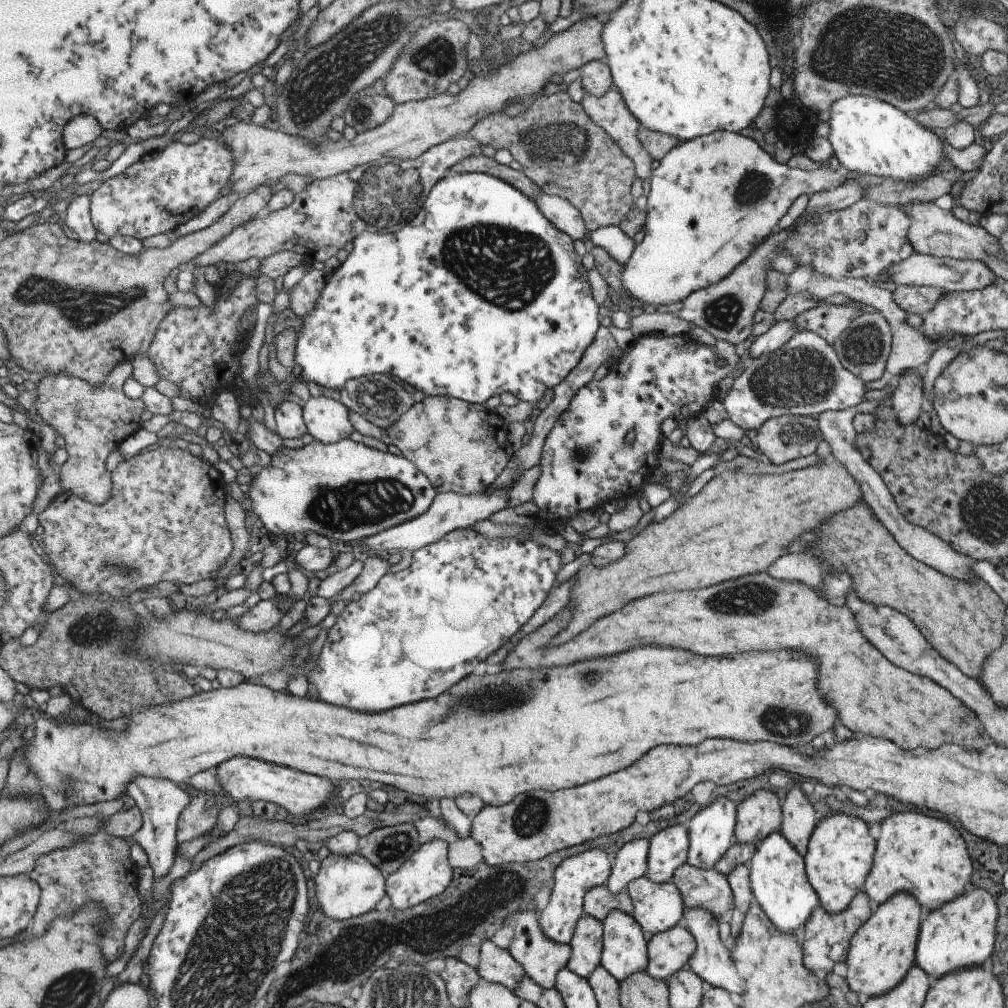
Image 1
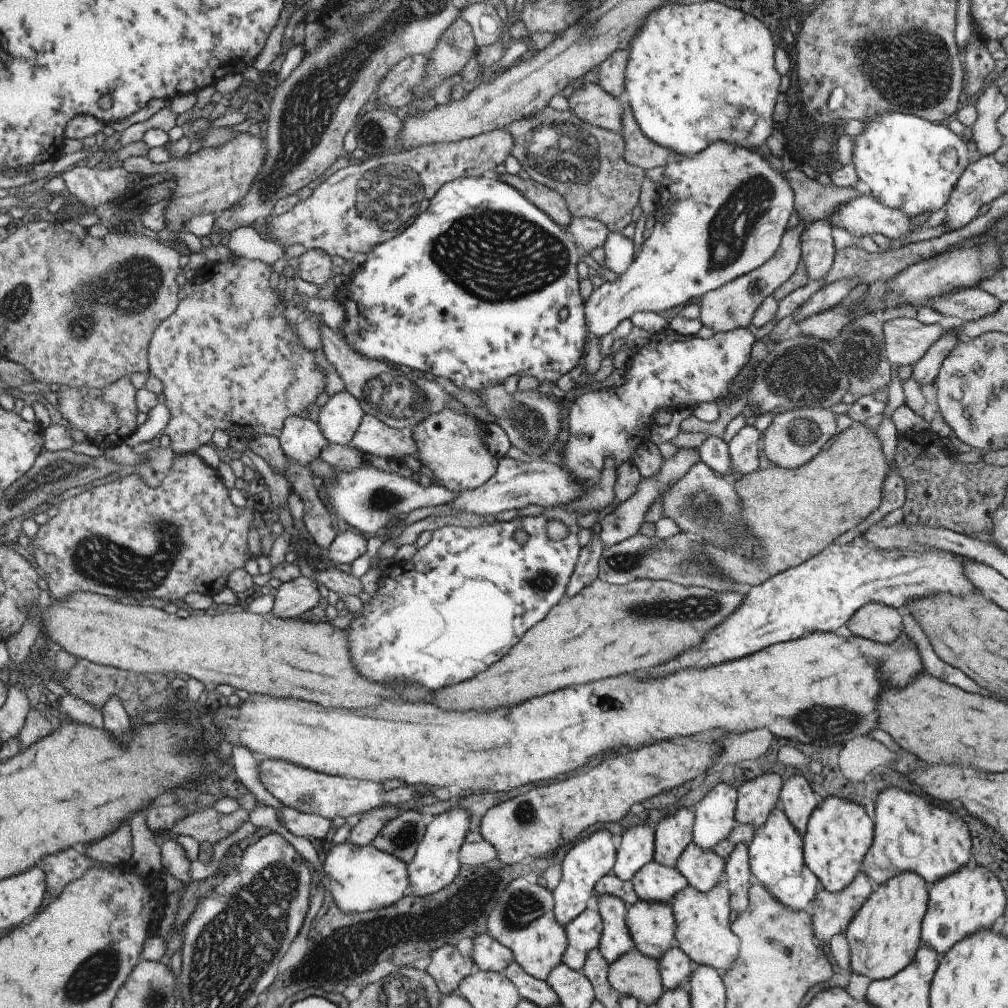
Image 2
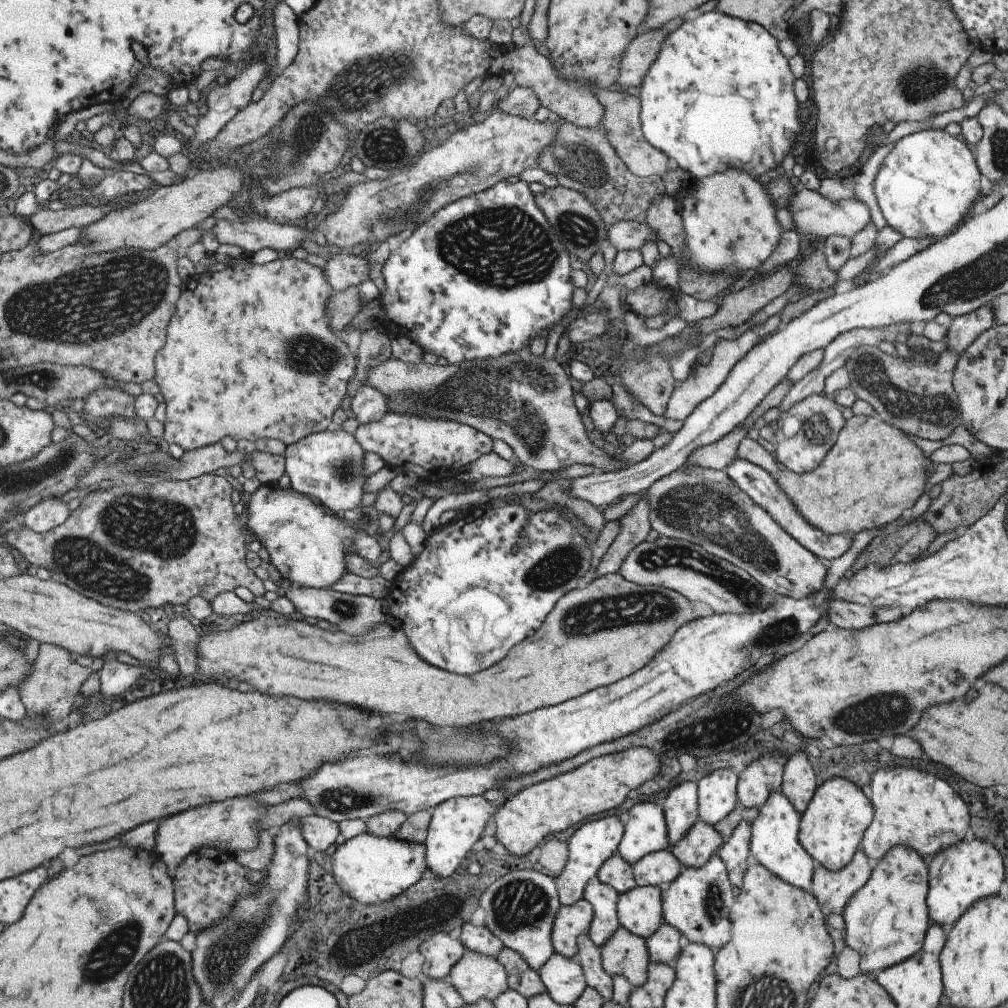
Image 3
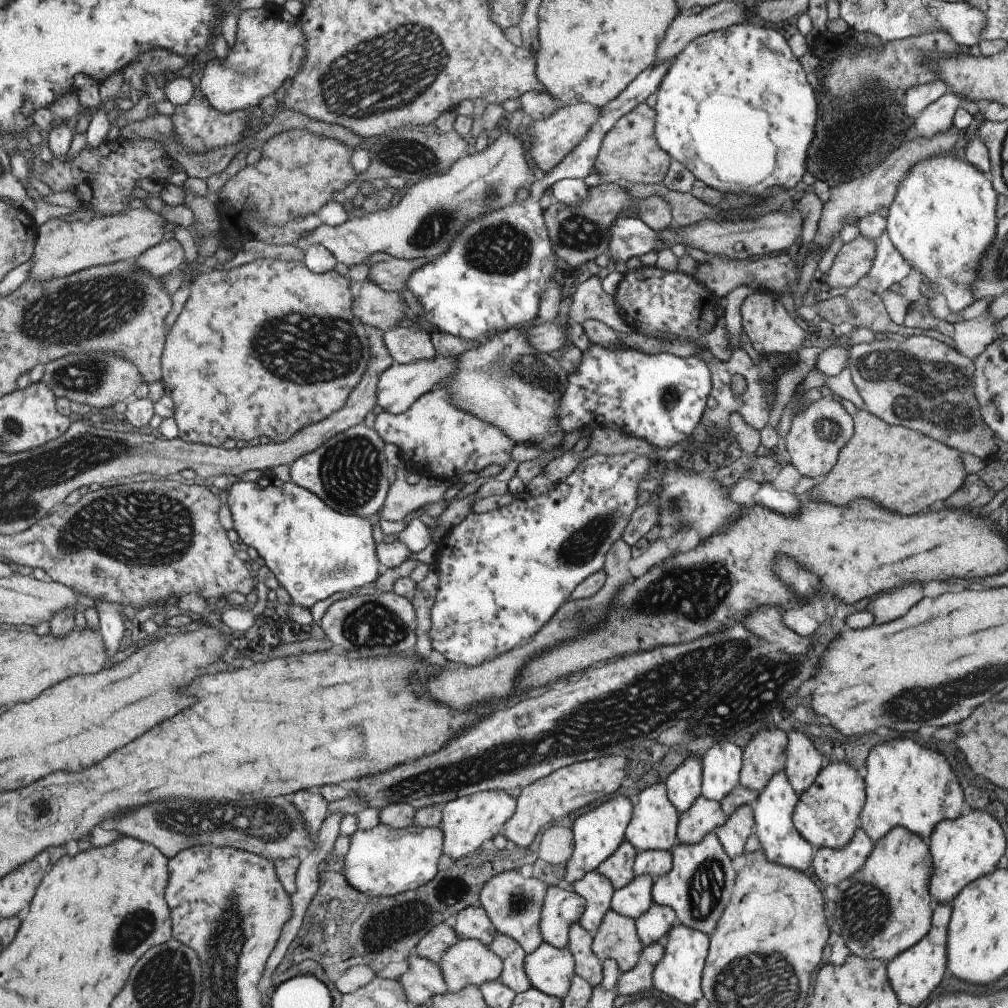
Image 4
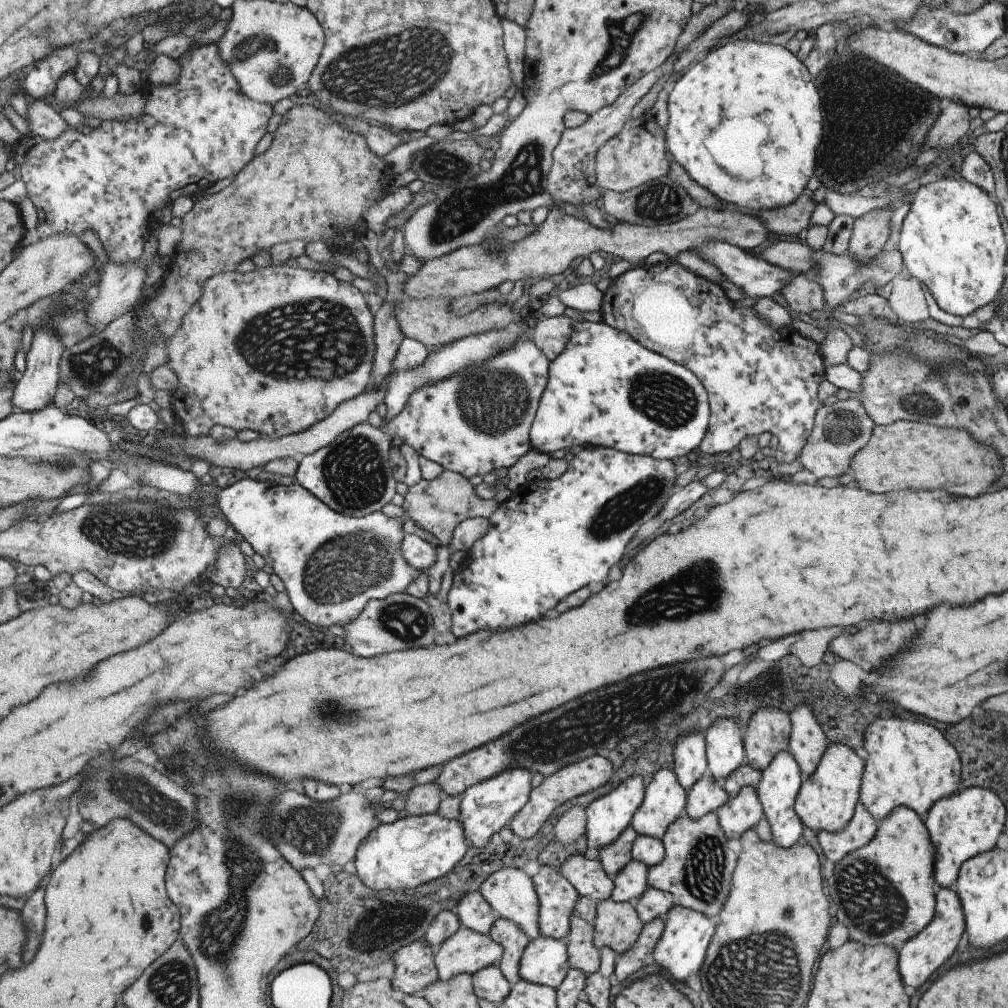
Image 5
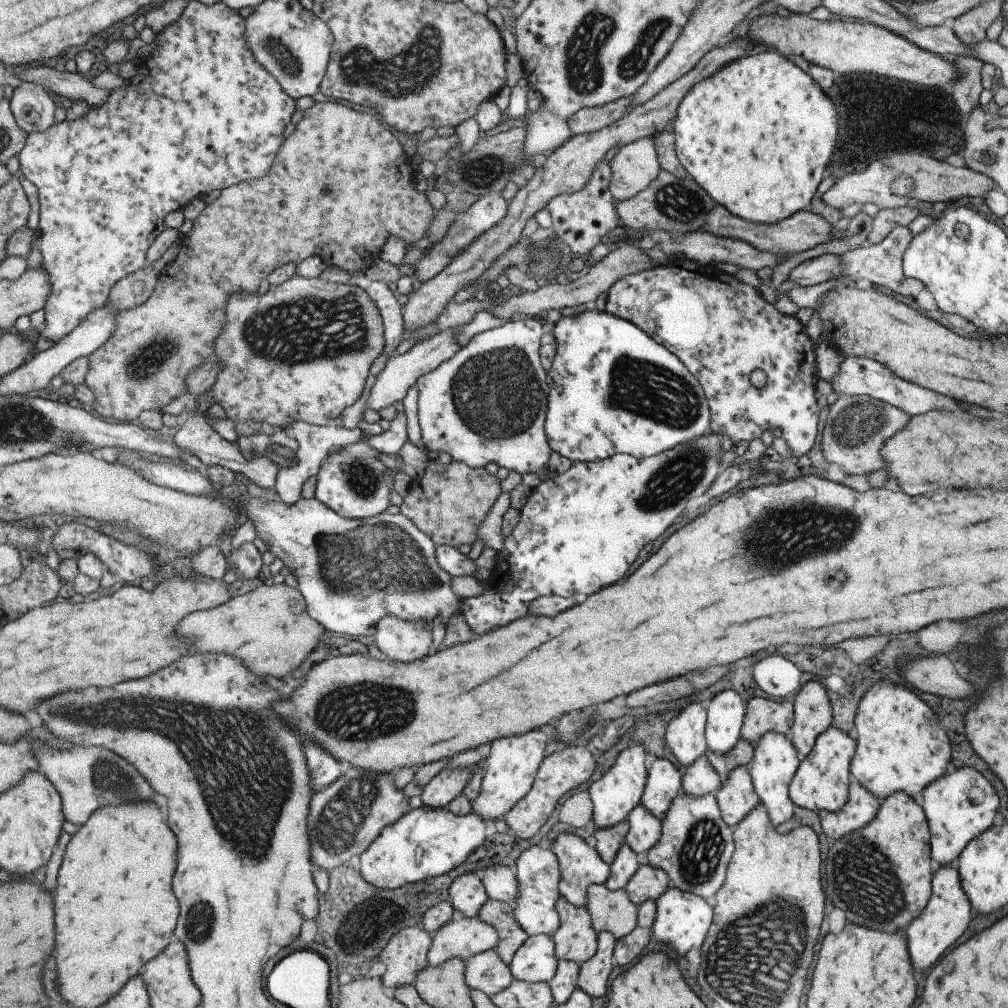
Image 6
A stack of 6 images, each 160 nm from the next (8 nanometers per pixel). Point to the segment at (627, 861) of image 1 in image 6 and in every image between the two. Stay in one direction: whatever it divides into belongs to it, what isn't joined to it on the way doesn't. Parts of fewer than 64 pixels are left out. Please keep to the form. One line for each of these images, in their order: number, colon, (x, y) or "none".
2: (636, 848)
3: (645, 830)
4: (654, 819)
5: (664, 799)
6: (663, 781)

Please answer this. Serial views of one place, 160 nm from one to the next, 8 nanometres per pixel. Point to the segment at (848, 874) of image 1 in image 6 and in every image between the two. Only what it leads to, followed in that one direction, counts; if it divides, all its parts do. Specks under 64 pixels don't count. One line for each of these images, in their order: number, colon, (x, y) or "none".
2: (838, 831)
3: (830, 829)
4: (826, 814)
5: (825, 800)
6: (820, 783)

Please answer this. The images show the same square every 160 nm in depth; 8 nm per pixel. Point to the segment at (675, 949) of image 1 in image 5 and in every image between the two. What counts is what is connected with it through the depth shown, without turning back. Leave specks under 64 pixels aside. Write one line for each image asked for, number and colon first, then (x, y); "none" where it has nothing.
2: (651, 924)
3: (638, 910)
4: (632, 899)
5: (630, 881)

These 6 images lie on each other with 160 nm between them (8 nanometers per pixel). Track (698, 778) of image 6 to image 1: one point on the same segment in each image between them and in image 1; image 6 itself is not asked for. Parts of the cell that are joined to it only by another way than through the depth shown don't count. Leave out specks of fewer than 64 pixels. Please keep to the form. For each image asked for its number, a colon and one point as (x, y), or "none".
1: (708, 889)
2: (702, 868)
3: (701, 840)
4: (704, 815)
5: (705, 795)

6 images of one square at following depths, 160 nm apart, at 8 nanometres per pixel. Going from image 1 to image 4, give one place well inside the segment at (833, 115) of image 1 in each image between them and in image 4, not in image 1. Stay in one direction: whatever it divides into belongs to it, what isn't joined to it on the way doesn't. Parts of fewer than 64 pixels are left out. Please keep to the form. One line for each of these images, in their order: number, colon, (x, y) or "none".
2: (904, 162)
3: (928, 181)
4: (941, 220)

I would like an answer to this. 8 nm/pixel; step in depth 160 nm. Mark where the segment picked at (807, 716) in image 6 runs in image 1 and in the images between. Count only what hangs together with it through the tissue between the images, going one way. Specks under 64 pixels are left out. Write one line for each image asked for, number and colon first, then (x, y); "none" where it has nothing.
1: (798, 819)
2: (797, 799)
3: (798, 784)
4: (802, 762)
5: (807, 741)

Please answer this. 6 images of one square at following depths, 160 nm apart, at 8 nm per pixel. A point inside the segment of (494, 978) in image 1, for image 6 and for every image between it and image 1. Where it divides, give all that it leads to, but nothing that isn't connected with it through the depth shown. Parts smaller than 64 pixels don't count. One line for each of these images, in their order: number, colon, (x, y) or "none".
2: (487, 954)
3: (476, 938)
4: (472, 922)
5: (473, 912)
6: (466, 894)

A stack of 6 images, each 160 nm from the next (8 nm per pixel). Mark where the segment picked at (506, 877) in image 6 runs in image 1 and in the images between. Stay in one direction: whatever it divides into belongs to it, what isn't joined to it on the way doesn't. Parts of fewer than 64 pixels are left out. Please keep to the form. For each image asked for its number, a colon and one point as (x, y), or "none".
1: (540, 958)
2: (522, 920)
3: (519, 906)
4: (512, 902)
5: (510, 893)

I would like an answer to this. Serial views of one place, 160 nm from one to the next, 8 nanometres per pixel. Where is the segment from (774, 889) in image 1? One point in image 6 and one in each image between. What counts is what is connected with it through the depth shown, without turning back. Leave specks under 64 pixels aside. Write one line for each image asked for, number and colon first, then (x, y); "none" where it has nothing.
2: (774, 854)
3: (773, 842)
4: (772, 811)
5: (779, 781)
6: (774, 759)

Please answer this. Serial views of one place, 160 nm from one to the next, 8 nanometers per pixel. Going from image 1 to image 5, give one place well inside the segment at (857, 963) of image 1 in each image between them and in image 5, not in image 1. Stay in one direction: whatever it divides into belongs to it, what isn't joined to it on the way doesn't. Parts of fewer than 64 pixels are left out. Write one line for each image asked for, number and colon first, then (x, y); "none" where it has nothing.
2: (883, 936)
3: (885, 921)
4: (891, 887)
5: (897, 879)

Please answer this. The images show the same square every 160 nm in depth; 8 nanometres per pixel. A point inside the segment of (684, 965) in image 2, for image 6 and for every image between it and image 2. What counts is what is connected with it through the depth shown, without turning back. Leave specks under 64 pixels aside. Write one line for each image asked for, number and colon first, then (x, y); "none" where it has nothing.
3: (663, 945)
4: (651, 926)
5: (653, 903)
6: (647, 882)

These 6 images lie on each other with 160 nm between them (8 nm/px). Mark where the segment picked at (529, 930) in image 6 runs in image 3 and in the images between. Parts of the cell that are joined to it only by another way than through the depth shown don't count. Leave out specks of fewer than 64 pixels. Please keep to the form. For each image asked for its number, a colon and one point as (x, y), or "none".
3: (570, 921)
4: (560, 908)
5: (556, 897)

